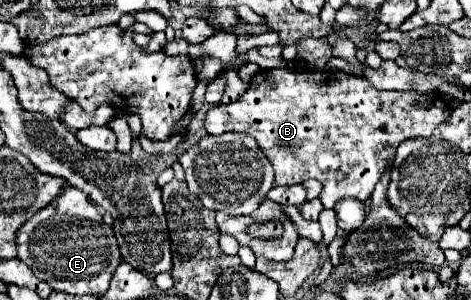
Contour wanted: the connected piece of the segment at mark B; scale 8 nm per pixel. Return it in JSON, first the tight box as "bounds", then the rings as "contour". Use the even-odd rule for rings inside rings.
{"bounds":[205,69,451,209],"contour":[[[269,69],[255,75],[245,95],[233,103],[215,105],[205,117],[205,129],[211,135],[225,131],[237,131],[253,135],[265,157],[273,163],[275,185],[303,183],[305,179],[317,179],[323,189],[319,193],[321,203],[331,209],[339,199],[353,197],[367,201],[373,187],[391,165],[397,147],[409,137],[427,137],[433,129],[443,123],[451,107],[439,93],[417,93],[417,91],[379,91],[369,85],[367,79],[347,75],[337,69]]]}

